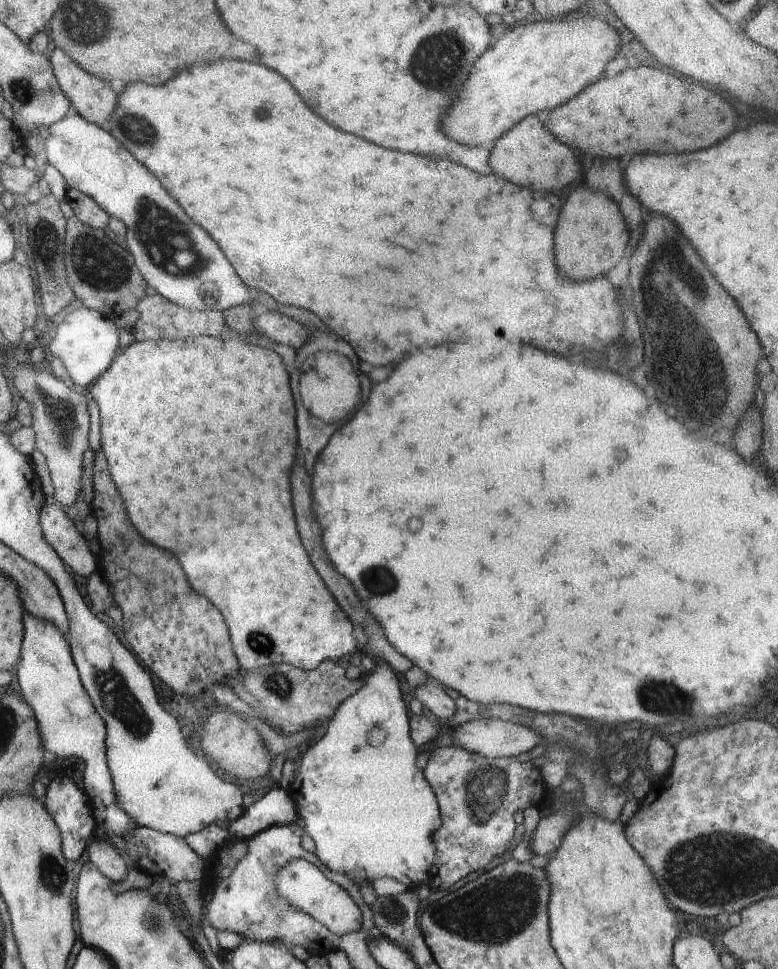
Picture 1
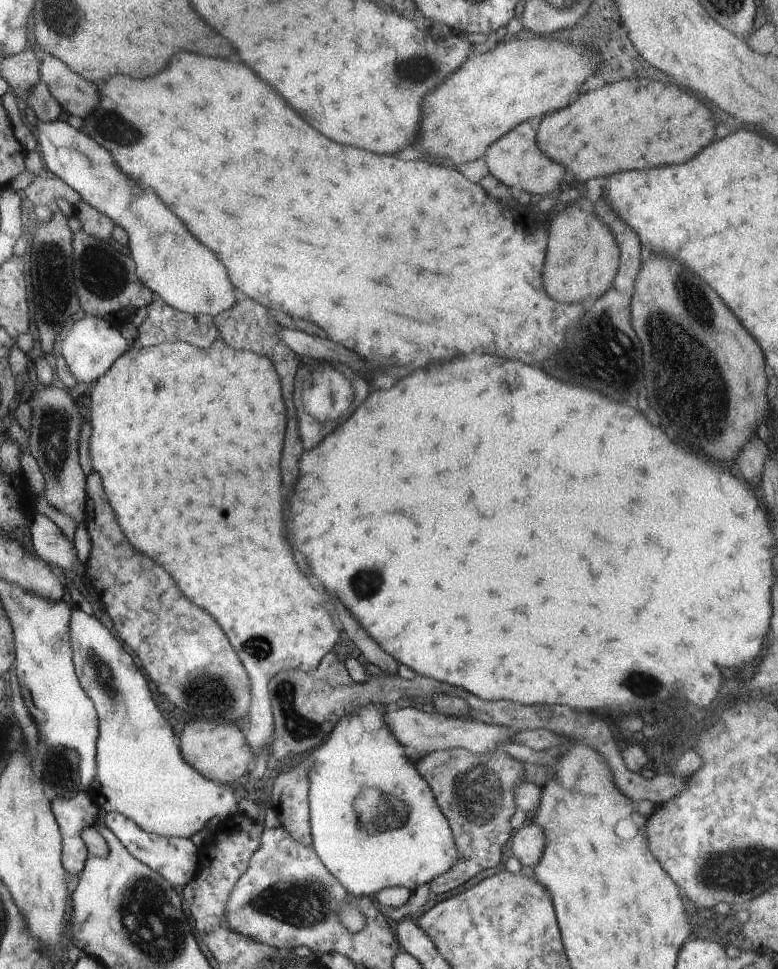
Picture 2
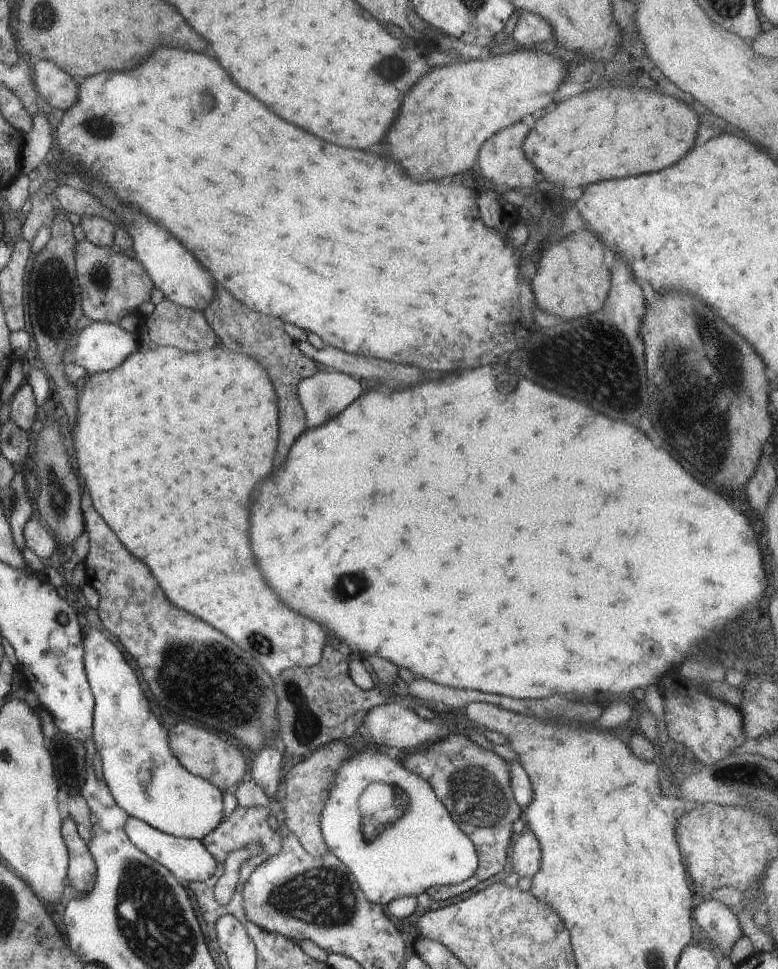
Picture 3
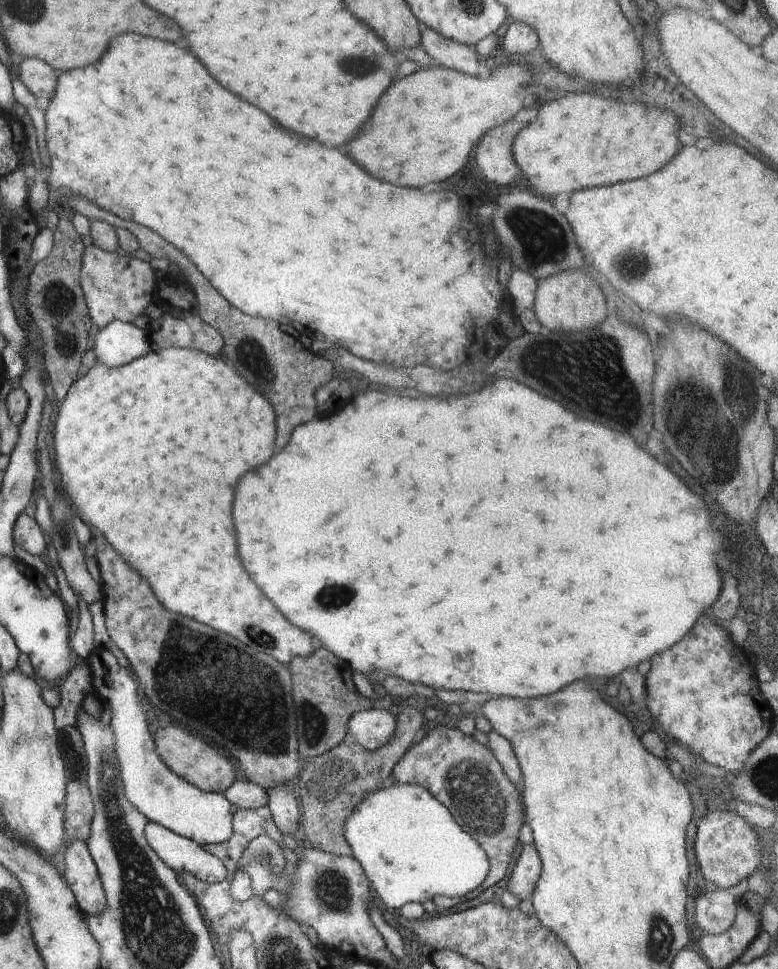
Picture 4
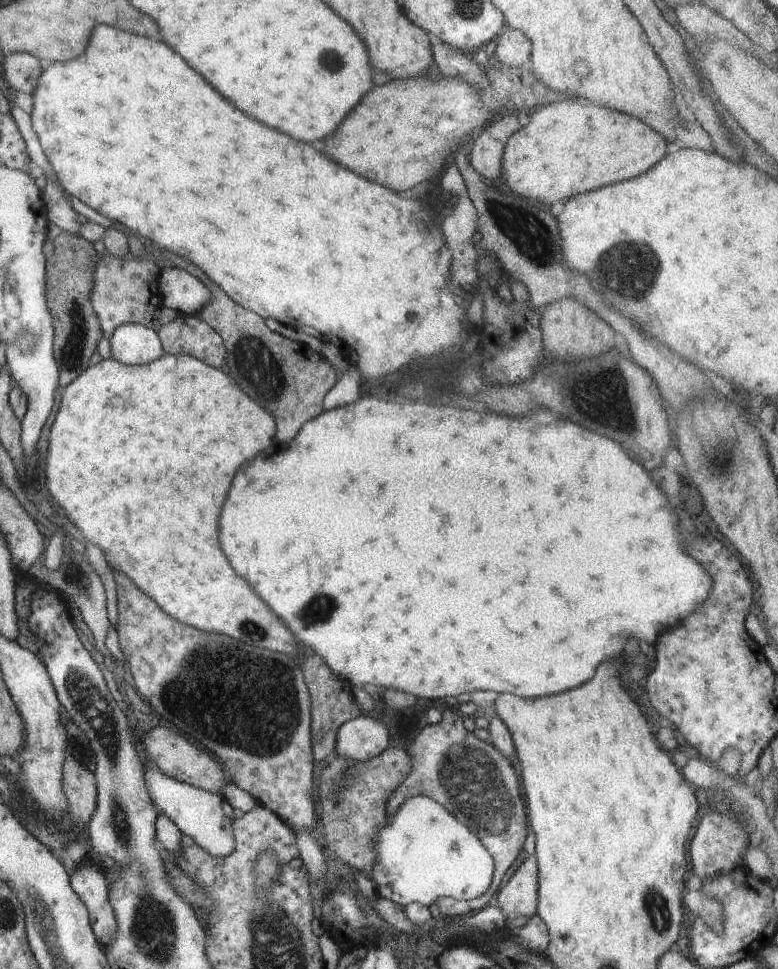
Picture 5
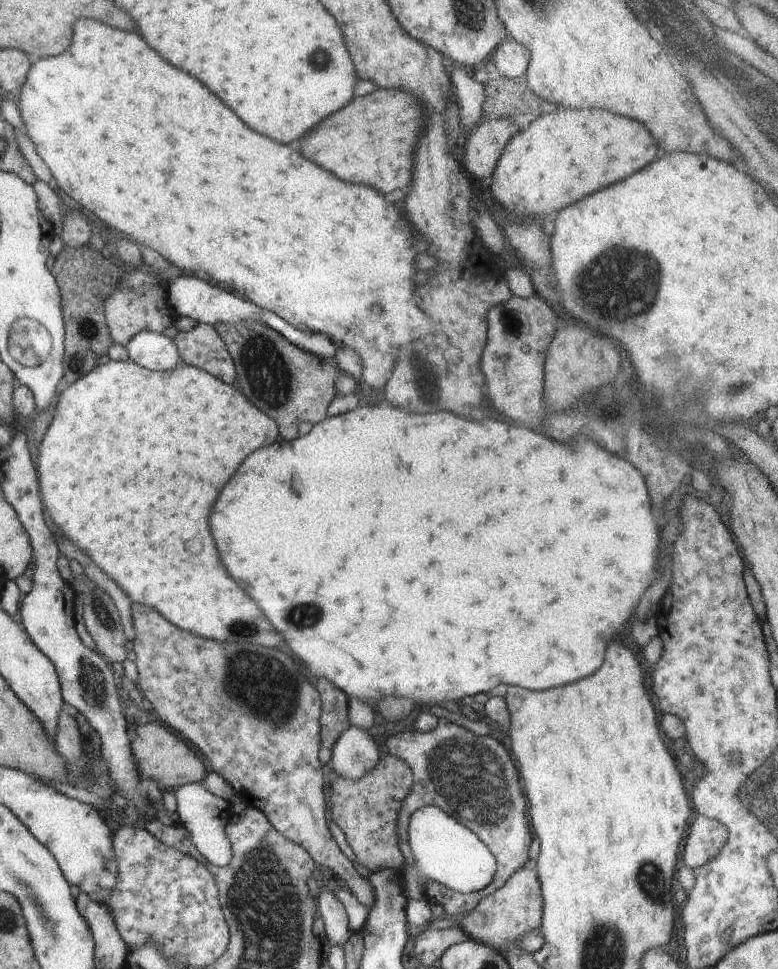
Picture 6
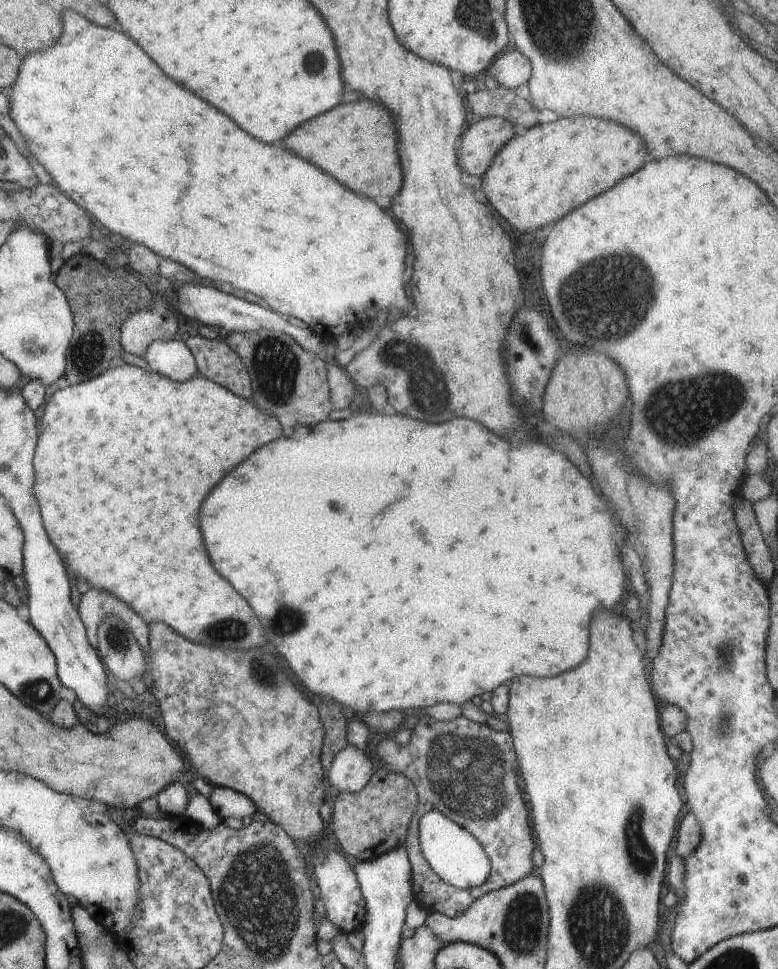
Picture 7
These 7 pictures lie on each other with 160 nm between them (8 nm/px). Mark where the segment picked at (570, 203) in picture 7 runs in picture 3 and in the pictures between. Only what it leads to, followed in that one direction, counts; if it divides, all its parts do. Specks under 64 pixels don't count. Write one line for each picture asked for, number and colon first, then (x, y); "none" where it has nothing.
3: (640, 127)
4: (579, 141)
5: (537, 160)
6: (562, 157)

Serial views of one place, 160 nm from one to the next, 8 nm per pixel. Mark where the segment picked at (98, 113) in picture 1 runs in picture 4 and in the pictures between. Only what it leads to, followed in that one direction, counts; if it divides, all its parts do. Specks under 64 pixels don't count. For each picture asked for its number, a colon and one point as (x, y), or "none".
2: (76, 95)
3: (59, 90)
4: (40, 78)

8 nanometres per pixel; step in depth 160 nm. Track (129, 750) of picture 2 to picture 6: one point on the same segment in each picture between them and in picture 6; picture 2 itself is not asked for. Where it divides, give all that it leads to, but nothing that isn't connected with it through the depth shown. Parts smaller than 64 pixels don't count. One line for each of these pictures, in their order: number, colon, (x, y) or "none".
3: (145, 780)
4: (165, 798)
5: (207, 817)
6: (205, 816)

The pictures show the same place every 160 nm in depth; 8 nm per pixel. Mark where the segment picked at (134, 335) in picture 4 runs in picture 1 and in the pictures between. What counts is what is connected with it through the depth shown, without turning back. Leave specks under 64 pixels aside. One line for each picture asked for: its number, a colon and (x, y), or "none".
1: (86, 342)
2: (90, 348)
3: (100, 346)

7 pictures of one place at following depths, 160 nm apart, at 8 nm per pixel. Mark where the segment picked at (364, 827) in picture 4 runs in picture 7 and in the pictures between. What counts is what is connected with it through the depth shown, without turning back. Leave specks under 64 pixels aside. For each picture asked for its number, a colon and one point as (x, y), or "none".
5: (424, 853)
6: (444, 851)
7: (457, 858)

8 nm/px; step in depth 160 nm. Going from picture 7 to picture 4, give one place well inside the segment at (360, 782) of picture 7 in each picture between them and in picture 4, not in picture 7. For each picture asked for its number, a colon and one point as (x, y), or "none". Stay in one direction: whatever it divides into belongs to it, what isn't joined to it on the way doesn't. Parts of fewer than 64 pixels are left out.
4: (372, 729)
5: (362, 738)
6: (355, 753)

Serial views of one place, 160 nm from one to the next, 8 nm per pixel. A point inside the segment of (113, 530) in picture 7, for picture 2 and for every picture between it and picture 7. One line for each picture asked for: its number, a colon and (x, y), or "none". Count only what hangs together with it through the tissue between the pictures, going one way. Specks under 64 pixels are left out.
2: (163, 417)
3: (170, 444)
4: (167, 509)
5: (145, 495)
6: (129, 468)

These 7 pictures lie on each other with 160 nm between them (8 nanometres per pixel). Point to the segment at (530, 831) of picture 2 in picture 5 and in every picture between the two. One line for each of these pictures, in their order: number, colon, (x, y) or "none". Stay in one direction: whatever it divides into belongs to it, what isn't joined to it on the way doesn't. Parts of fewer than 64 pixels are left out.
3: (526, 855)
4: (522, 883)
5: (519, 897)

